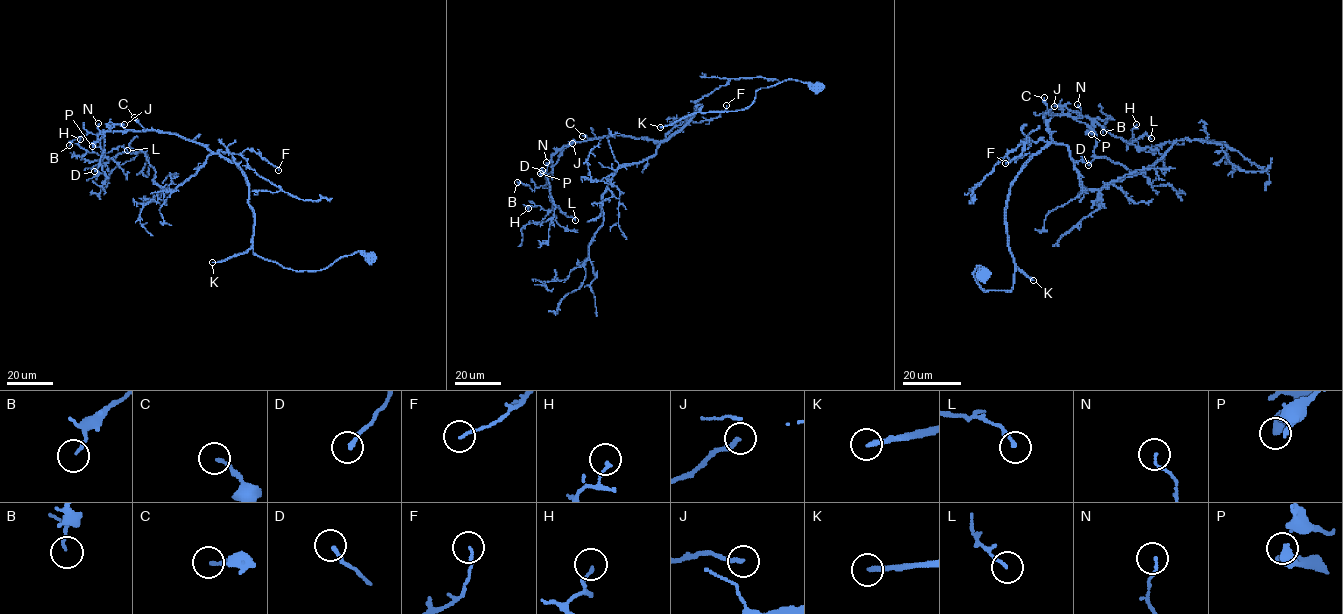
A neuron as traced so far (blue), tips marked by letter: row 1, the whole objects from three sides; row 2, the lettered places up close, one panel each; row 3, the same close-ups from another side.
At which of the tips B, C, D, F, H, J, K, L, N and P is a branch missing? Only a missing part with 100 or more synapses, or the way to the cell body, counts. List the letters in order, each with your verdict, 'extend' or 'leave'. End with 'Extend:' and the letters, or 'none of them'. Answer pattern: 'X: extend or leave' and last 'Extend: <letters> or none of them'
B: leave
C: leave
D: leave
F: leave
H: leave
J: leave
K: extend
L: leave
N: leave
P: leave
Extend: K

